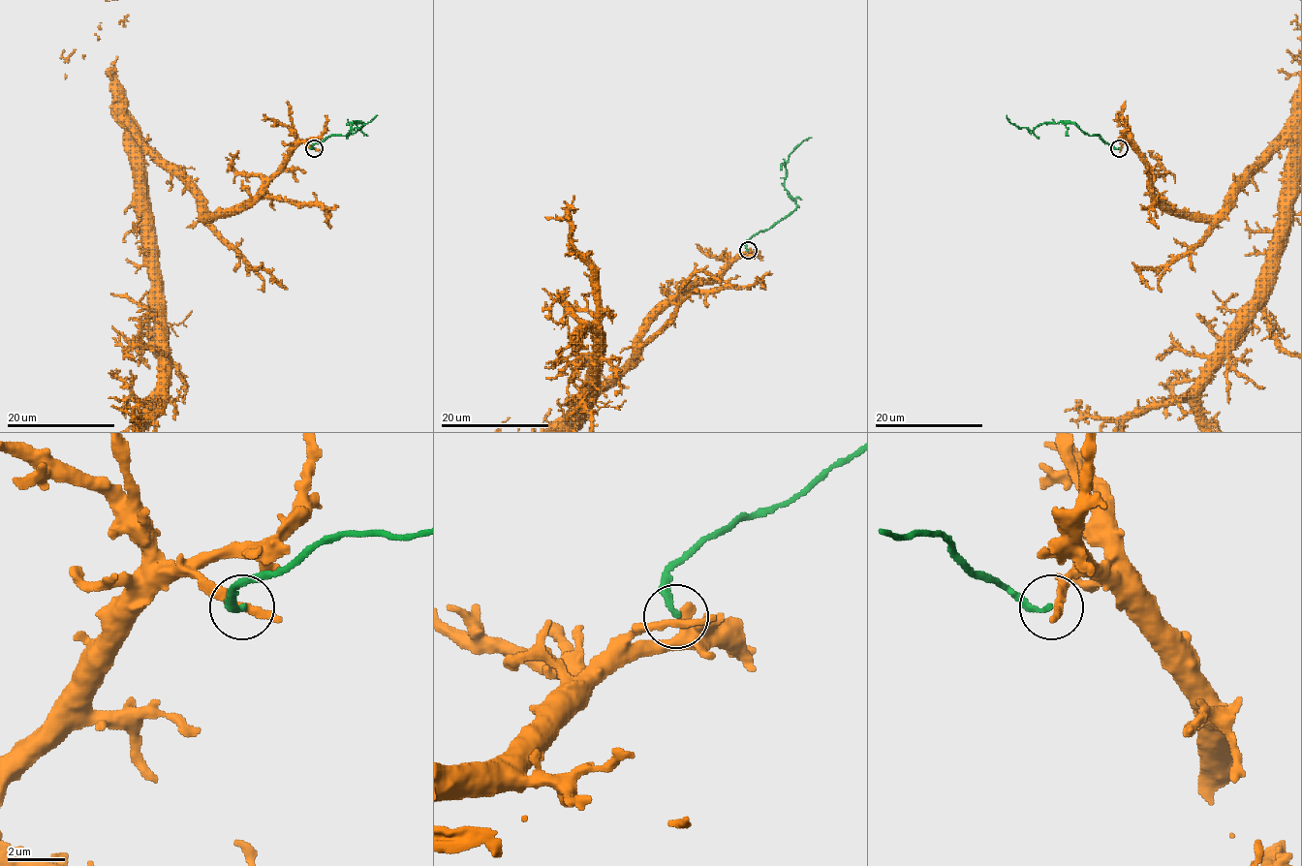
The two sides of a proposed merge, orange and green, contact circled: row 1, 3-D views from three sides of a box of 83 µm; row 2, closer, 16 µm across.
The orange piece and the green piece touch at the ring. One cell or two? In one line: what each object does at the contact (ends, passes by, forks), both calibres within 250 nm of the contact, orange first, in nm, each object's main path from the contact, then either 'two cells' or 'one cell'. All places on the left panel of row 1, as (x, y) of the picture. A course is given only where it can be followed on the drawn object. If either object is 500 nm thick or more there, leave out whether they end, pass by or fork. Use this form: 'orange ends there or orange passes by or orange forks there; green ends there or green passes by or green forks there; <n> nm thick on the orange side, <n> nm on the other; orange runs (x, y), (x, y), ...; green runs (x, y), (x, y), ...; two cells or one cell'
orange passes by; green ends there; 240 nm thick on the orange side, 200 nm on the other; orange runs (314, 149), (301, 142), (251, 199), (217, 215), (203, 215), (198, 198), (125, 115), (103, 26), (103, 32); green runs (314, 149), (313, 146), (331, 136), (353, 134), (362, 125), (350, 123), (353, 130), (377, 115); two cells

